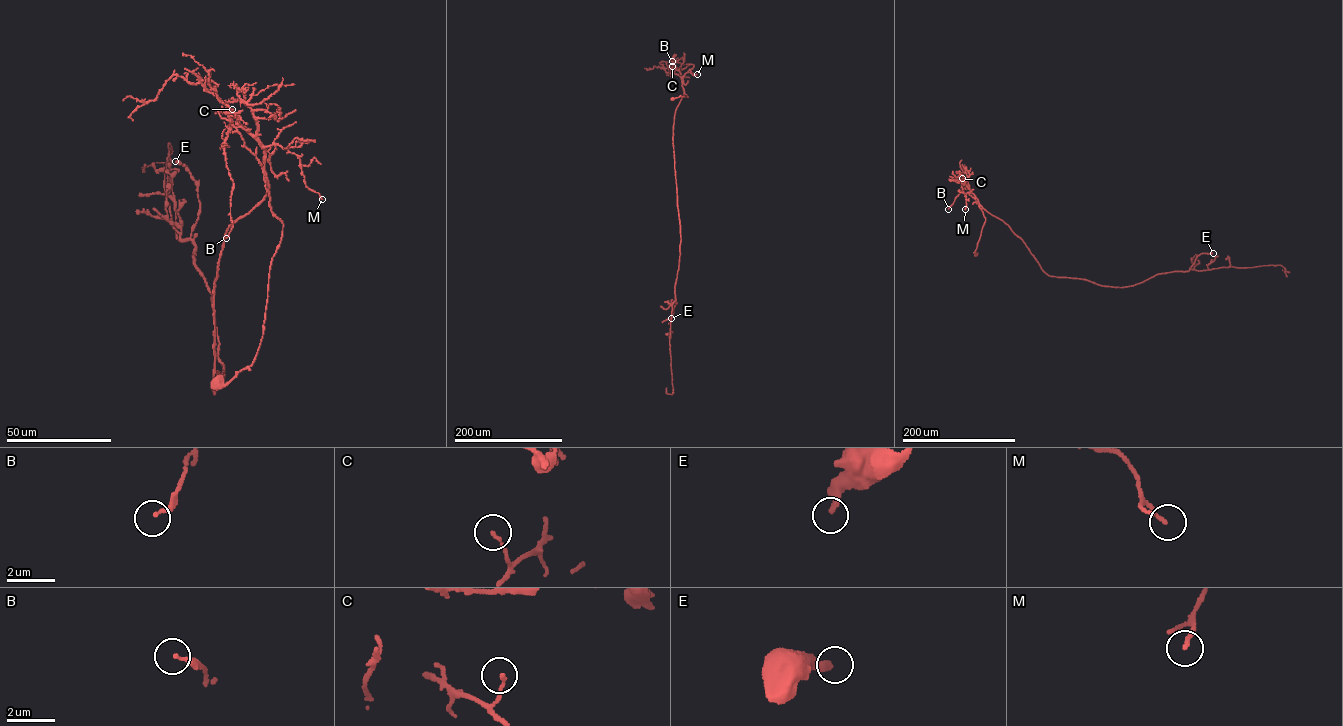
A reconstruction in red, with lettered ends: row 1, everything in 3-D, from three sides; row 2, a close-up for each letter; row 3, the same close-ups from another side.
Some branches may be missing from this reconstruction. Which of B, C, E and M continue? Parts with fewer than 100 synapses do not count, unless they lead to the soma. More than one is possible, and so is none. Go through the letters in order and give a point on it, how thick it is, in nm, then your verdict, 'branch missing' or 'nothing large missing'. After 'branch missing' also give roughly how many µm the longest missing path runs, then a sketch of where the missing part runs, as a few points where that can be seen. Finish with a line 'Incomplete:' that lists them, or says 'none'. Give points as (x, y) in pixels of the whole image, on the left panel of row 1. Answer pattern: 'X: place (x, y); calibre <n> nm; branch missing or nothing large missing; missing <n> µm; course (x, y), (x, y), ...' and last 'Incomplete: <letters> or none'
B: place (226, 238); calibre 180 nm; nothing large missing
C: place (232, 109); calibre 110 nm; nothing large missing
E: place (175, 161); calibre 280 nm; nothing large missing
M: place (322, 199); calibre 150 nm; nothing large missing
Incomplete: none

